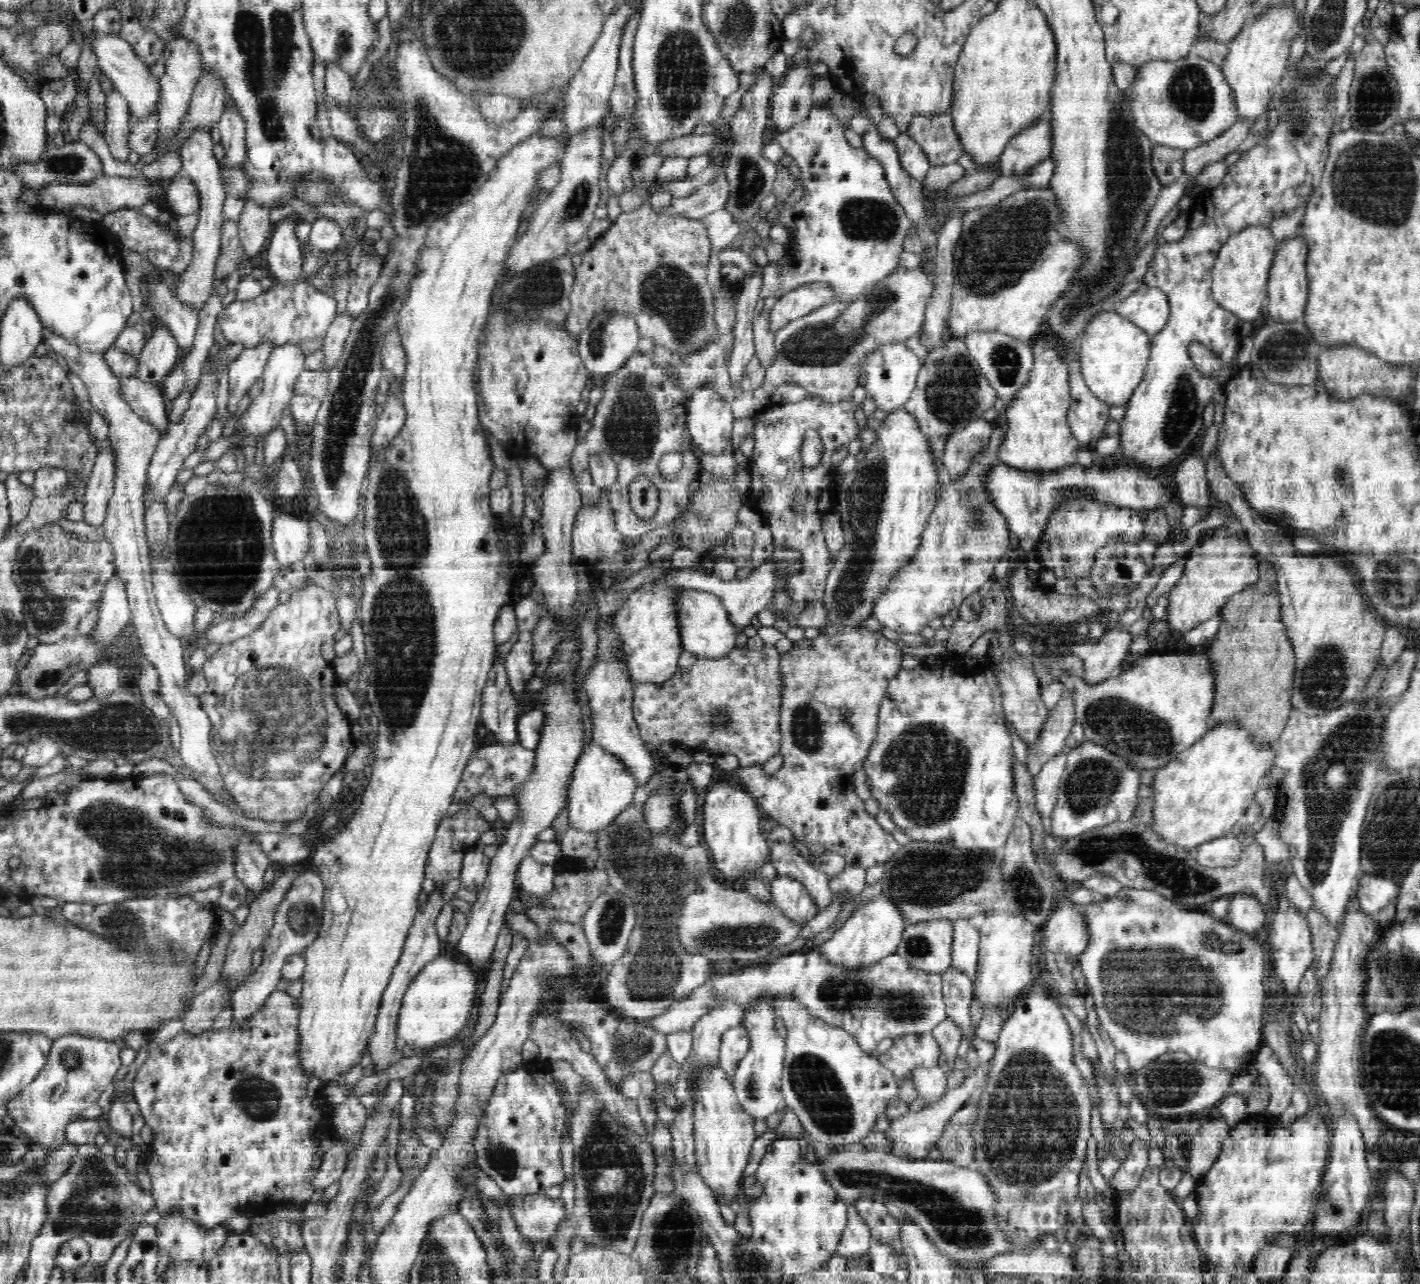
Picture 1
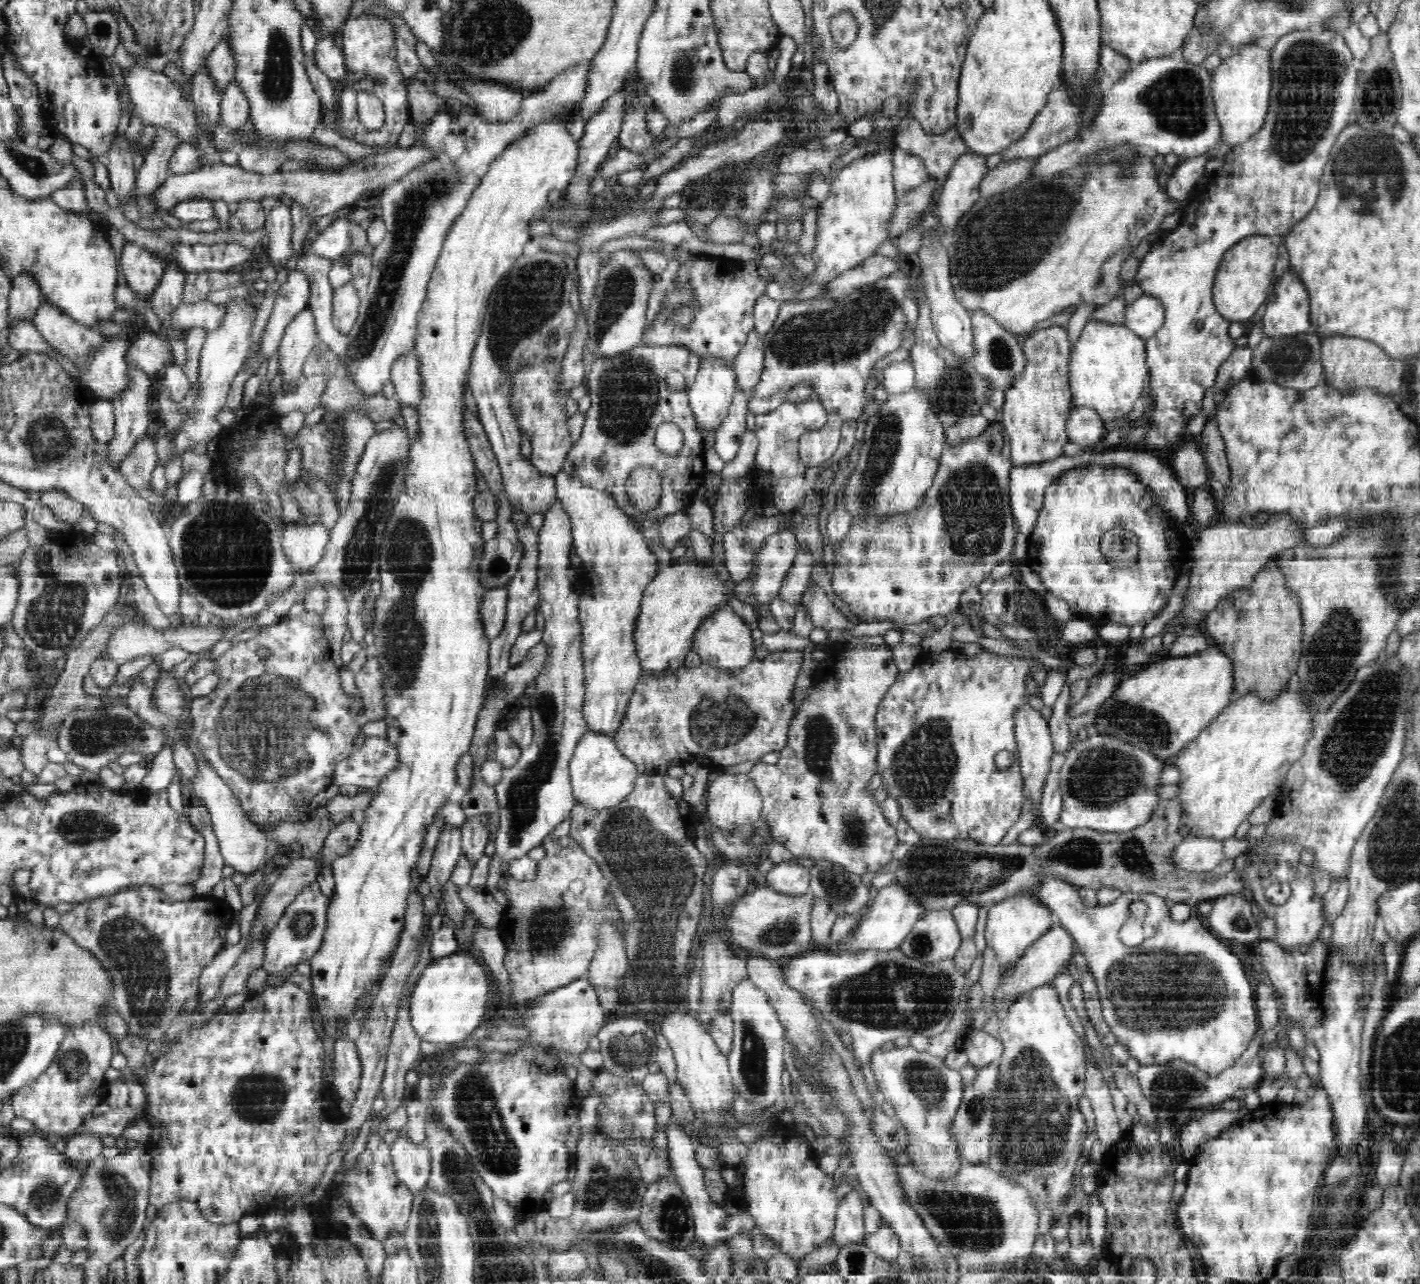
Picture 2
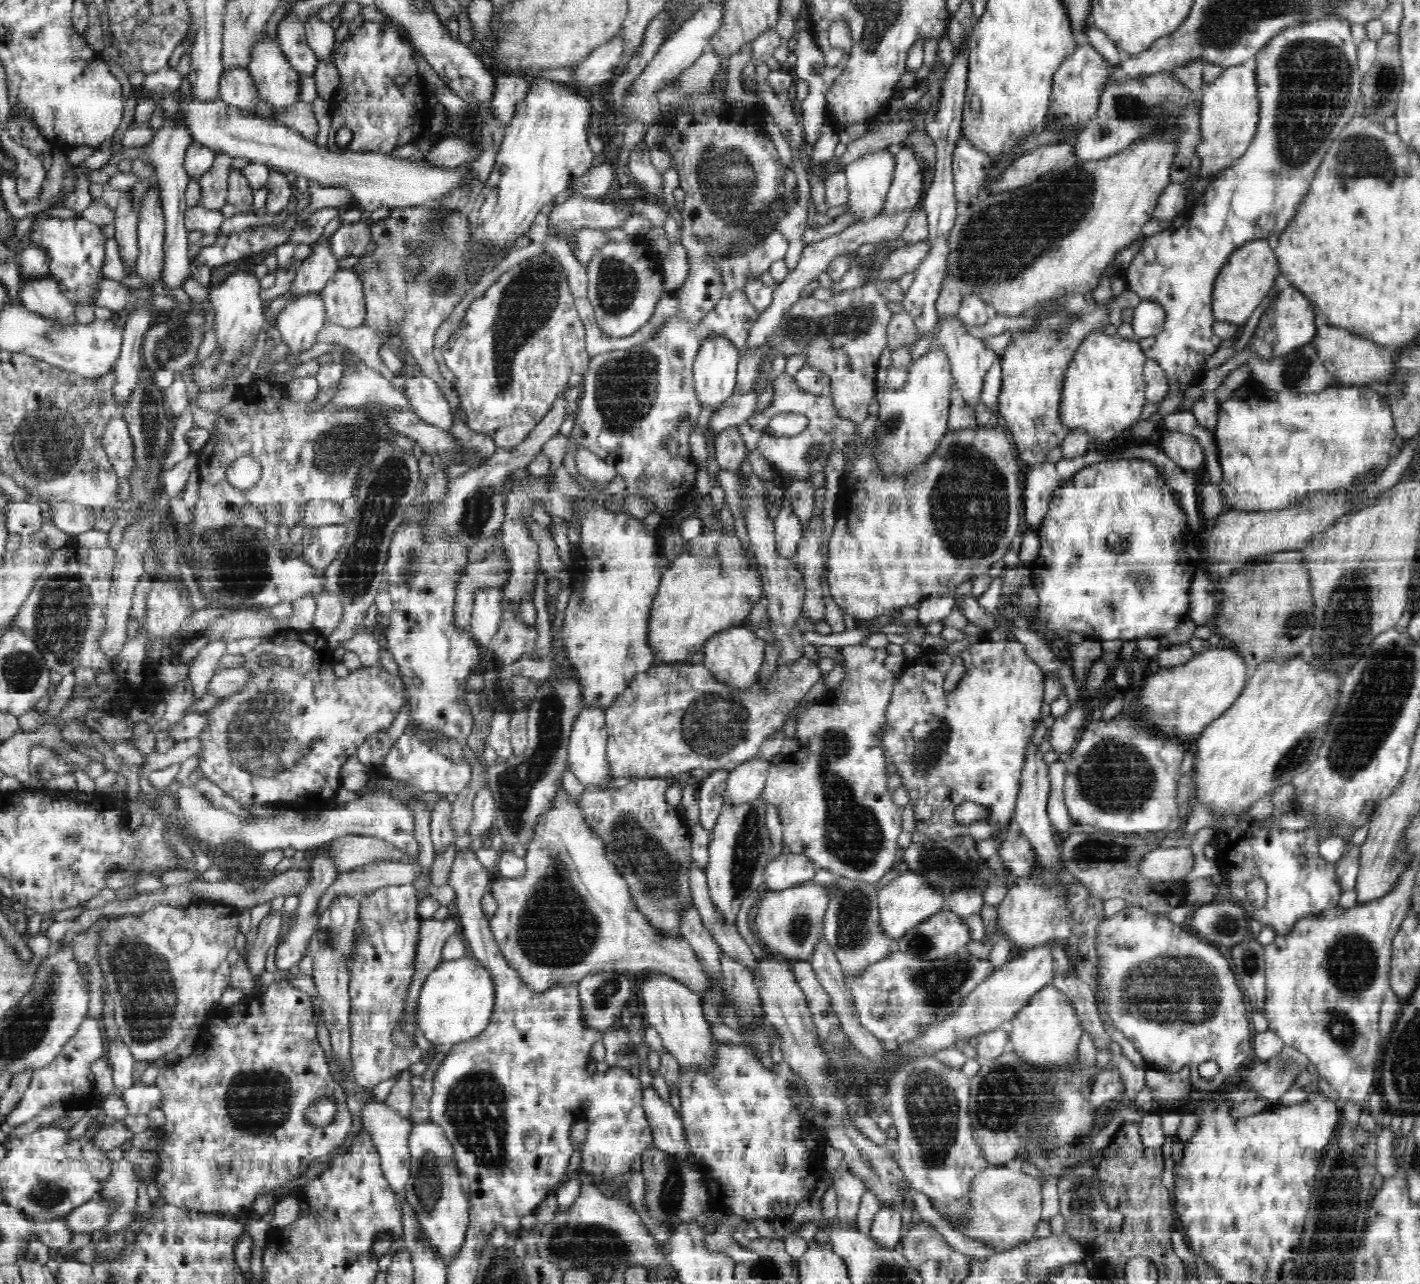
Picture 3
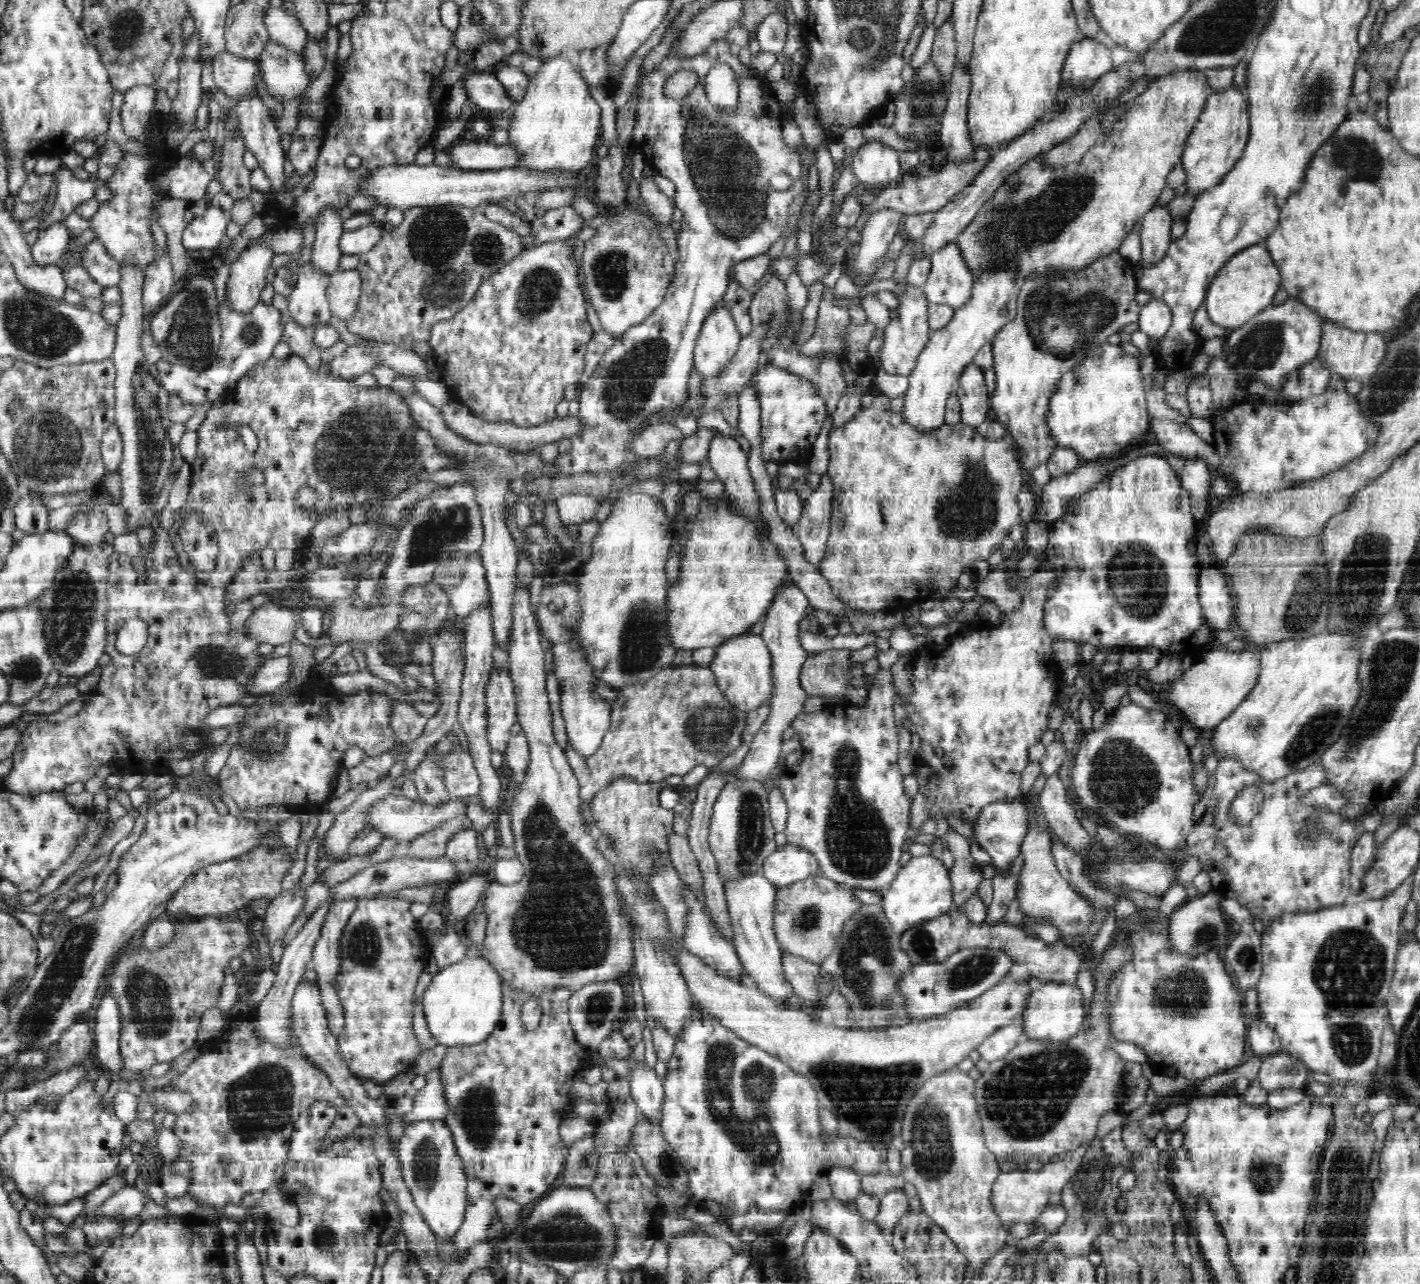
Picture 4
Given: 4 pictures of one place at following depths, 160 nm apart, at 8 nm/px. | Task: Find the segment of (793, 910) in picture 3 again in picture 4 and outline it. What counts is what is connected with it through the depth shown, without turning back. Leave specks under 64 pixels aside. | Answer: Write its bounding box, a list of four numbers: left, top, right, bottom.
[772,873,862,963]

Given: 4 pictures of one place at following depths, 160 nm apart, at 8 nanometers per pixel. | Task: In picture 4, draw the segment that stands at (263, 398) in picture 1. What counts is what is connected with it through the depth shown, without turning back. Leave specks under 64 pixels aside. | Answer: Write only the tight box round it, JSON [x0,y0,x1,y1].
[288,262,331,328]

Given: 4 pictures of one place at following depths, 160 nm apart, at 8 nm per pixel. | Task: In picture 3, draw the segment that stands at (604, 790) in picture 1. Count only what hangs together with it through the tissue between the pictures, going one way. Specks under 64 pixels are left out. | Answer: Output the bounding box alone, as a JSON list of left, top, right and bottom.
[567,708,613,786]

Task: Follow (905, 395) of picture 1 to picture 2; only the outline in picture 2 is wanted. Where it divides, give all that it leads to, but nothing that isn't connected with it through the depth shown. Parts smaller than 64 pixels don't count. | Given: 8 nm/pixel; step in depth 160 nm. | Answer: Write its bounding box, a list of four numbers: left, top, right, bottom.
[879,358,915,396]

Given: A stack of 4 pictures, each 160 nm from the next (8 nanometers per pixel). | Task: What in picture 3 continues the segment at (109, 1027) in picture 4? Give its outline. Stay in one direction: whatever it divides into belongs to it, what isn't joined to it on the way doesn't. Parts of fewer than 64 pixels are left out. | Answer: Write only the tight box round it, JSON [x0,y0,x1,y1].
[104,1038,135,1093]

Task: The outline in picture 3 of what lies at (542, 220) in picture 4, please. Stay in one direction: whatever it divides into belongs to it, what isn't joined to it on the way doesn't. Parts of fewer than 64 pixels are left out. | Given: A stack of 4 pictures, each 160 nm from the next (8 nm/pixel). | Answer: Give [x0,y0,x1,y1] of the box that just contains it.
[548,195,632,236]

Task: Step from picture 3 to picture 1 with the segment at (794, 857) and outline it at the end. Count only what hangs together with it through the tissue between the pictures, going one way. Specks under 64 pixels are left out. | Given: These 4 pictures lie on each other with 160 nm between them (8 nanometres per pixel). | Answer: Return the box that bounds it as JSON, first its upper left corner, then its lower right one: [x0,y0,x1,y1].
[769,875,818,926]

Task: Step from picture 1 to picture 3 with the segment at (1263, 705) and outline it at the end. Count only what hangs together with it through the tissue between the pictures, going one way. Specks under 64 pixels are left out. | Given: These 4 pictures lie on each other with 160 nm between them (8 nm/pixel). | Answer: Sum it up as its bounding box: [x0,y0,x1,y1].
[1216,551,1314,669]

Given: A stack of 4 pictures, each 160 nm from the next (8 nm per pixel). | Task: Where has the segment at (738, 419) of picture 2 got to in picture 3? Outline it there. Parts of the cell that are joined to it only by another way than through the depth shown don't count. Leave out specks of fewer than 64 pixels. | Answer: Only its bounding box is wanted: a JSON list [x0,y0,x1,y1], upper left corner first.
[714,425,747,478]

